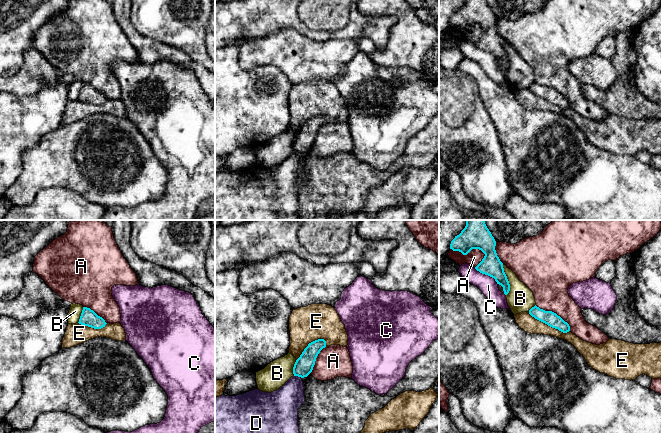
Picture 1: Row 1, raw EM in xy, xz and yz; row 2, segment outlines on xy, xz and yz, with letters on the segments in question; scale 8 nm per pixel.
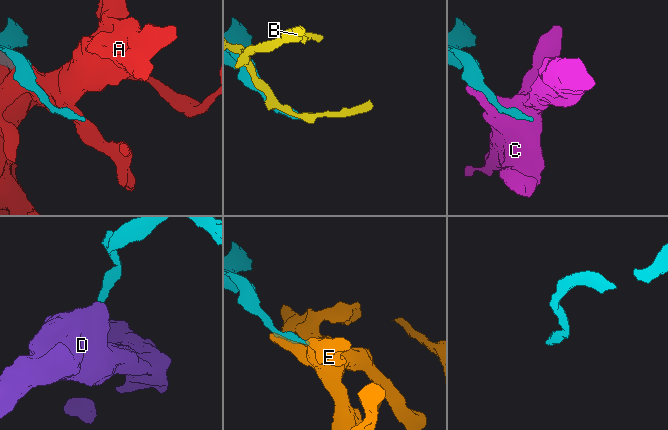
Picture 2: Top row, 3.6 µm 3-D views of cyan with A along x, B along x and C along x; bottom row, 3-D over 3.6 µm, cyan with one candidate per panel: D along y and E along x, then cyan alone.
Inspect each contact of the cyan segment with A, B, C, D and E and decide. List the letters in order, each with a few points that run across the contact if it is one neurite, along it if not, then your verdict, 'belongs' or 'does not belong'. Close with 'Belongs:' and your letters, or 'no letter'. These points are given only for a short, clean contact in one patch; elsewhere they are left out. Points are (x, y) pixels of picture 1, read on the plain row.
A: does not belong
B: does not belong
C: does not belong
D: xz (294, 151), (301, 153) | does not belong
E: does not belong
Belongs: no letter

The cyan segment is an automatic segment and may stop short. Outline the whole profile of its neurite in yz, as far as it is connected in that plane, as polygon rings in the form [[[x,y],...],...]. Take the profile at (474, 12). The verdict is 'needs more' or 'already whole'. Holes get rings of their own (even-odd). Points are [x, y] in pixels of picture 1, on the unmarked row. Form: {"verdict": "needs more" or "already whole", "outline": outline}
{"verdict": "already whole", "outline": [[[466,0],[461,9],[451,17],[450,25],[459,27],[463,31],[467,31],[472,25],[481,26],[485,32],[475,45],[494,54],[507,71],[510,67],[510,60],[495,22],[496,17],[486,0]]]}

